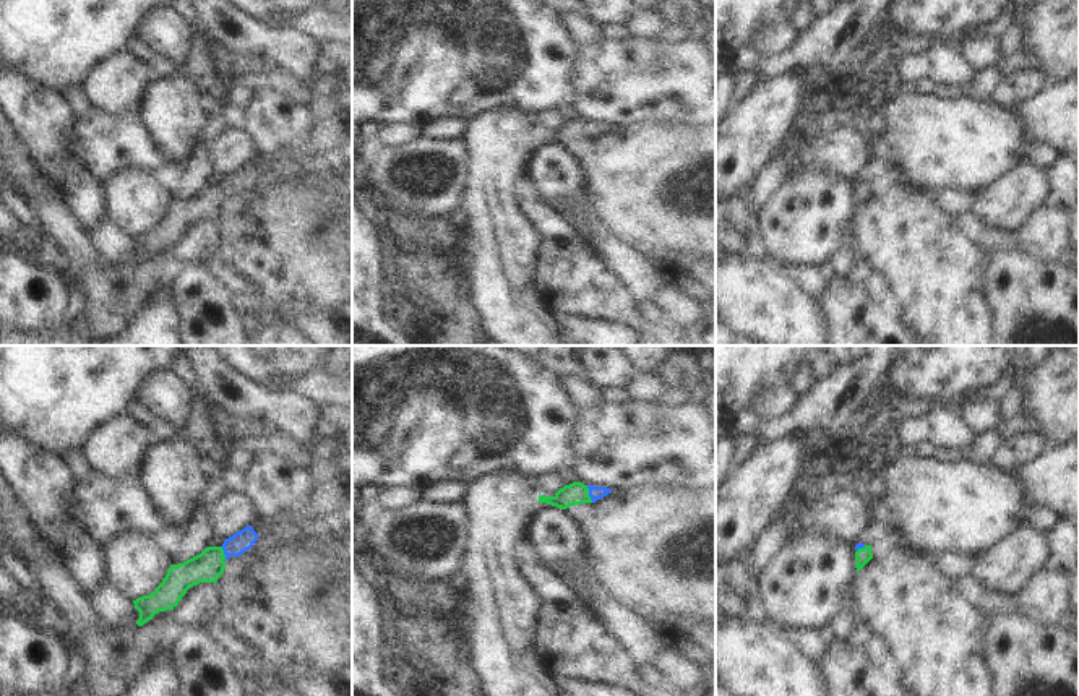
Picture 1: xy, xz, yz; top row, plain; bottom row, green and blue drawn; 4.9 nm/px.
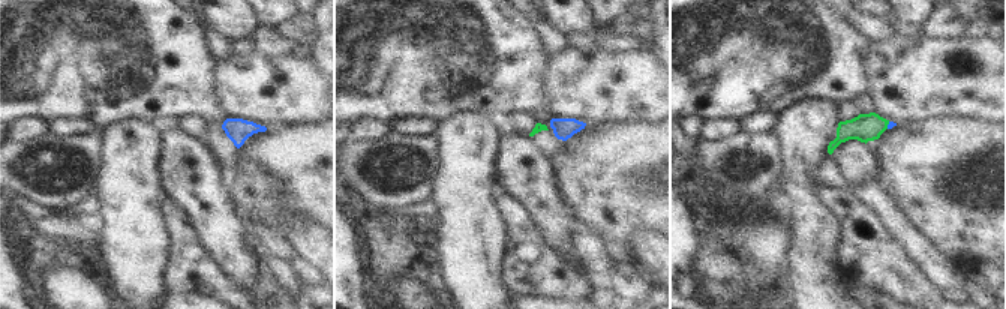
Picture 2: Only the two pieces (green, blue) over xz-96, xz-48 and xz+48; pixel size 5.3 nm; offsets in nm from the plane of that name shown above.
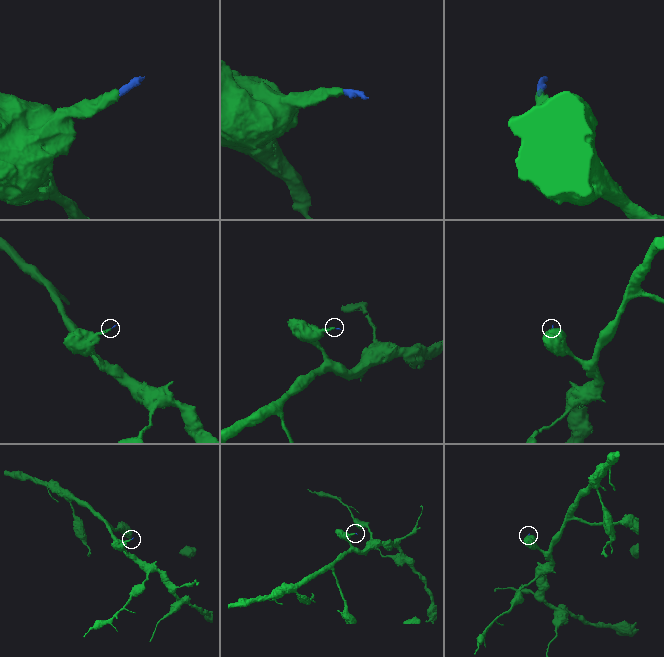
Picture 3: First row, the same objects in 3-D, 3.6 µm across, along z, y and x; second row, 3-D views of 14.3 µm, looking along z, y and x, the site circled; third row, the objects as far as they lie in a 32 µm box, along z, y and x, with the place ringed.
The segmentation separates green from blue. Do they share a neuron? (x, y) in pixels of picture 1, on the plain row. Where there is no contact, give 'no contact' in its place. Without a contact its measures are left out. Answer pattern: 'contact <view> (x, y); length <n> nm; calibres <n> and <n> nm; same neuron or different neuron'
contact xz (588, 130); length 90 nm; calibres 110 and 70 nm; same neuron

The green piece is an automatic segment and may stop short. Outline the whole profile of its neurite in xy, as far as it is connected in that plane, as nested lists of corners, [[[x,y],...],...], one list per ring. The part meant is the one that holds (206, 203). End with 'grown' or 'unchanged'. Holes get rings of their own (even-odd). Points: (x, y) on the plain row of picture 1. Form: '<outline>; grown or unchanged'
[[[247,162],[226,175],[221,183],[208,183],[183,200],[170,201],[166,214],[153,230],[133,237],[135,245],[140,248],[136,261],[143,263],[153,256],[156,250],[174,247],[190,224],[200,219],[216,221],[226,206],[226,196],[240,193],[250,187],[256,177],[258,170],[251,162]]]; grown

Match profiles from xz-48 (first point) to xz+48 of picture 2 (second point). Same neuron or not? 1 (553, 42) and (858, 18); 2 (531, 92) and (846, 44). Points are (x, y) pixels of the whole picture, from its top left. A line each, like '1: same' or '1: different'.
1: same
2: same

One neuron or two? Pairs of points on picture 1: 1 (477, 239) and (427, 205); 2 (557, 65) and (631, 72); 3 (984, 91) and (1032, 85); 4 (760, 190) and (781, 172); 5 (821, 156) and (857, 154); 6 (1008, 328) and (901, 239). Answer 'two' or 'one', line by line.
1: two
2: two
3: two
4: one
5: one
6: two

